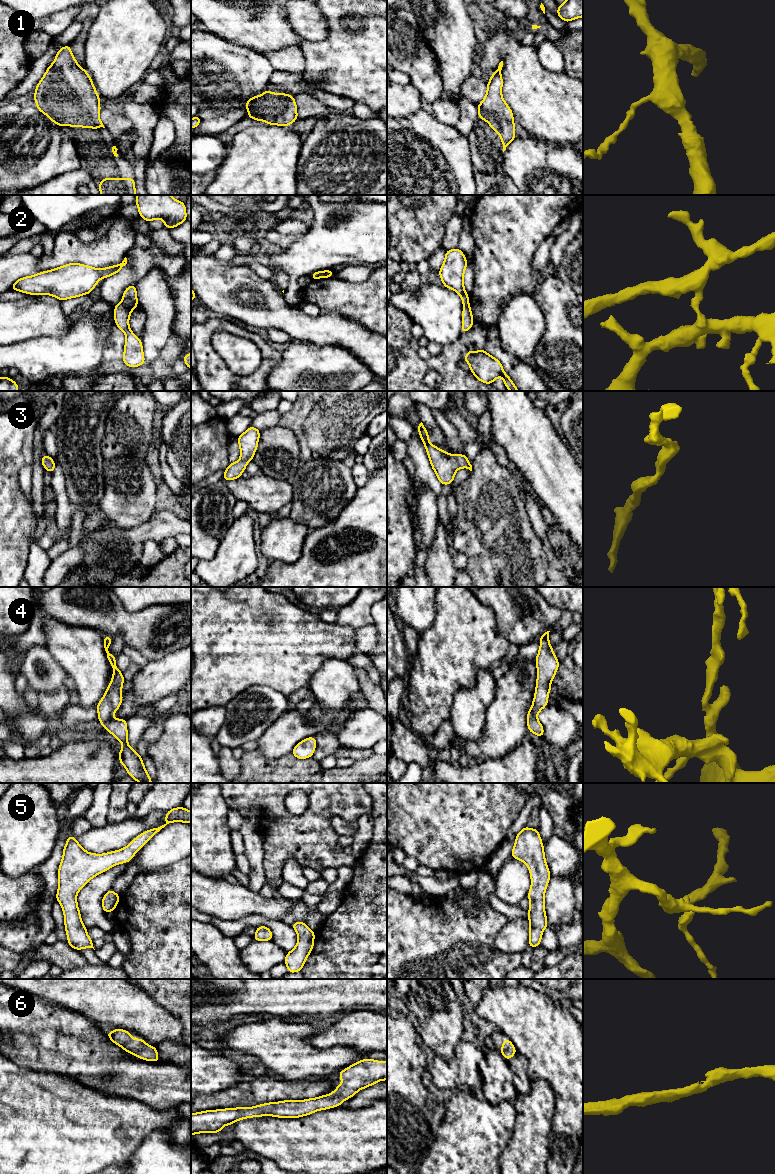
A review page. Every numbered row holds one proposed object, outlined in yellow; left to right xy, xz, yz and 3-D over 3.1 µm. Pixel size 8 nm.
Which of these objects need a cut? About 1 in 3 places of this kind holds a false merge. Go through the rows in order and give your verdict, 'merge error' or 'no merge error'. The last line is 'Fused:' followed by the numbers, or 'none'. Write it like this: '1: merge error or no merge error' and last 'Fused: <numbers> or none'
1: no merge error
2: merge error
3: no merge error
4: no merge error
5: no merge error
6: no merge error
Fused: 2

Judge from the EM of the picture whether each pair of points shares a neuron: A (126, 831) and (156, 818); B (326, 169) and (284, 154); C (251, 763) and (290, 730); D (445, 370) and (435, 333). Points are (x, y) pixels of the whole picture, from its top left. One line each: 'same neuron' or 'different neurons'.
A: same neuron
B: different neurons
C: different neurons
D: different neurons

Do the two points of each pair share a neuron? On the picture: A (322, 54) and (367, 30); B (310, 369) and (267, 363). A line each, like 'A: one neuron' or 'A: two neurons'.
A: one neuron
B: two neurons

